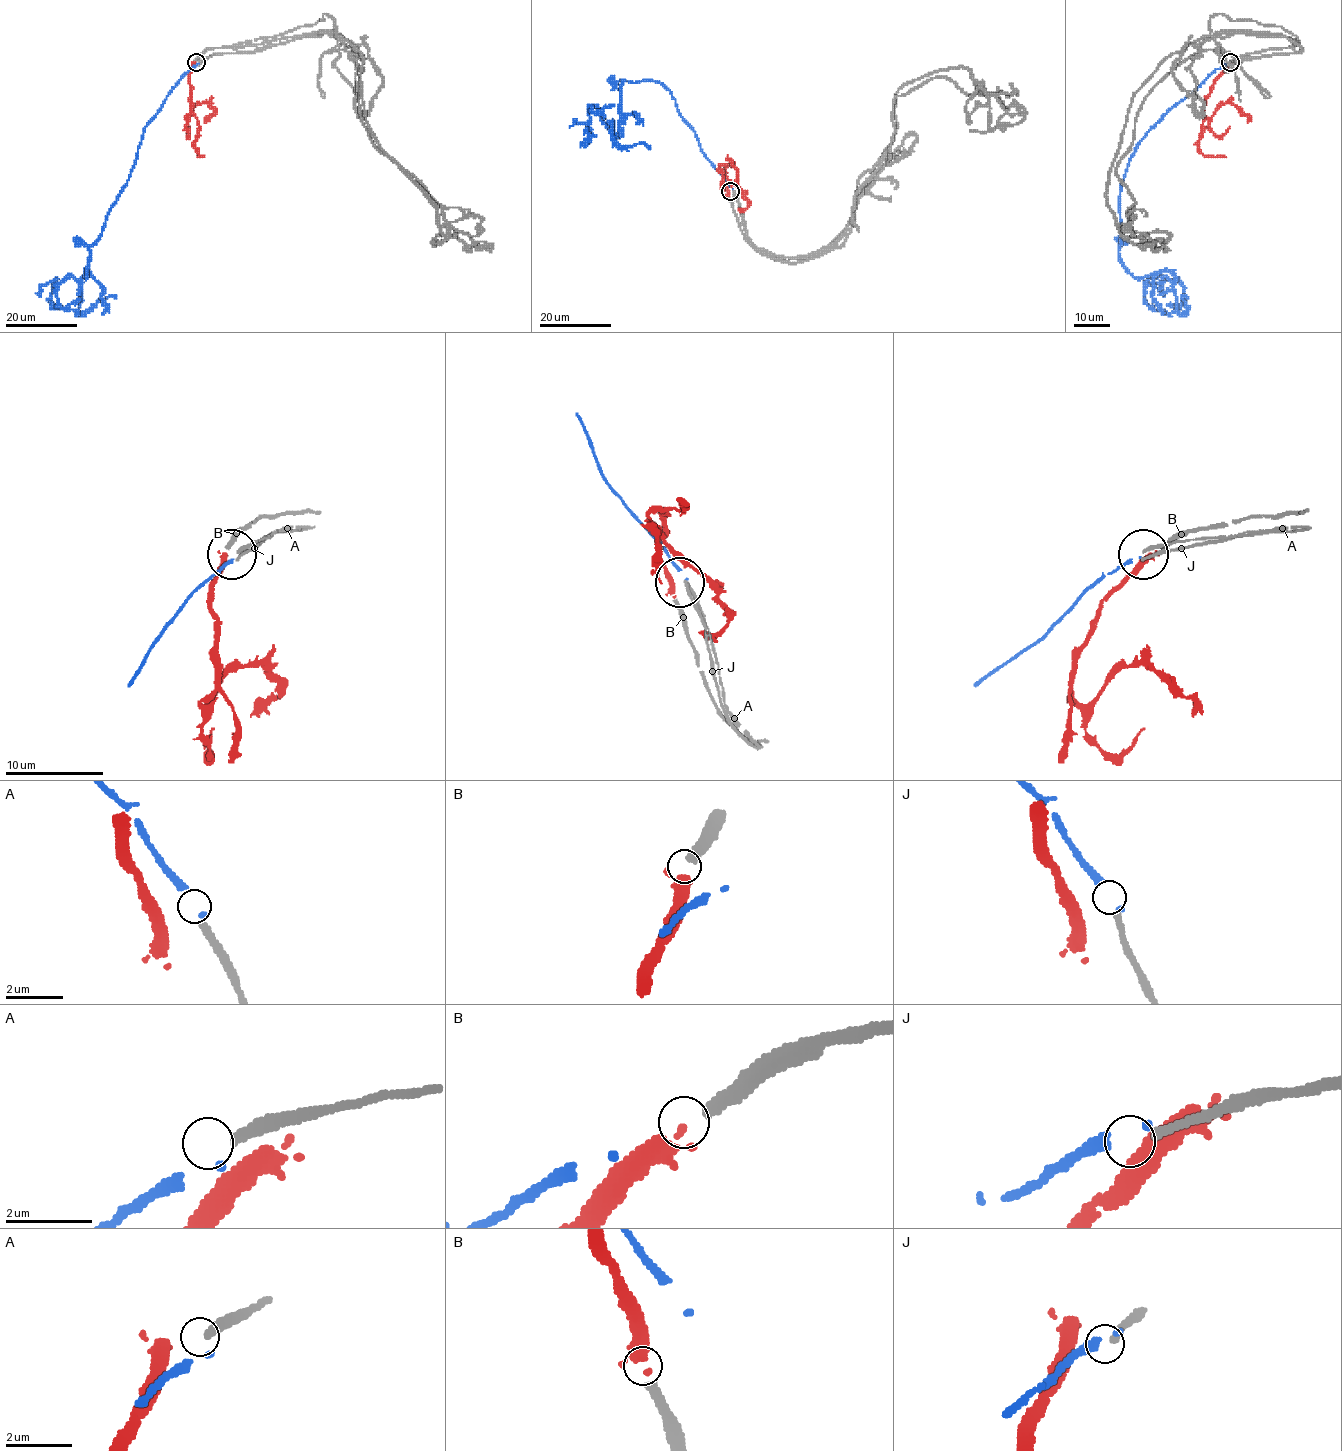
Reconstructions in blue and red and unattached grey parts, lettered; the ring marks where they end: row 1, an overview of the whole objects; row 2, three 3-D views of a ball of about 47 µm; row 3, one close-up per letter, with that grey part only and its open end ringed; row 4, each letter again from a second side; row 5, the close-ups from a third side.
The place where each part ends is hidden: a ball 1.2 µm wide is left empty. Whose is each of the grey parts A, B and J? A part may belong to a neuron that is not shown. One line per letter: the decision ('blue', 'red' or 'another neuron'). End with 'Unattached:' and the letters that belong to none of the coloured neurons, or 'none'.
A: another neuron
B: red
J: another neuron
Unattached: A, J

